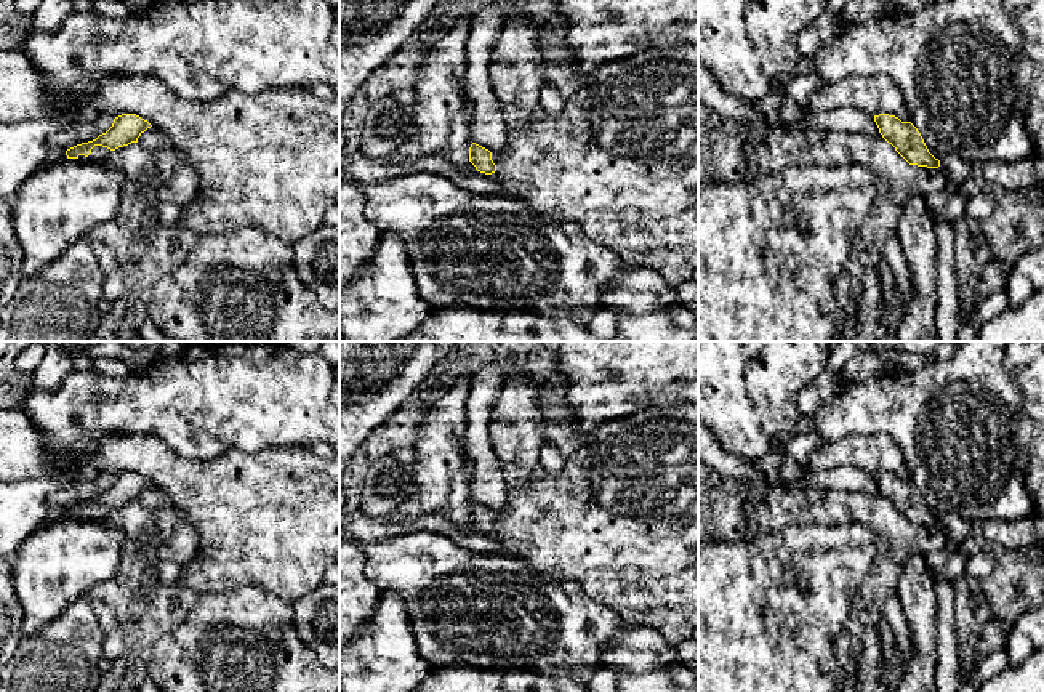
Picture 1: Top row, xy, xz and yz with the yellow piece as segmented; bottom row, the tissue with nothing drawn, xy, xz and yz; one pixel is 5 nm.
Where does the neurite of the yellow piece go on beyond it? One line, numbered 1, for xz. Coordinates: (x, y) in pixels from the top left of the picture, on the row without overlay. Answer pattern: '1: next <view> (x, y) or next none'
1: next none

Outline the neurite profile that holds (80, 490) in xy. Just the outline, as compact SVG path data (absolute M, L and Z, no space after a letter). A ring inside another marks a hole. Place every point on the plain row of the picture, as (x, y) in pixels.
M104 473L91 481L75 481L69 487L54 490L48 495L48 511L58 514L67 508L96 498L106 492L114 482L114 476Z

